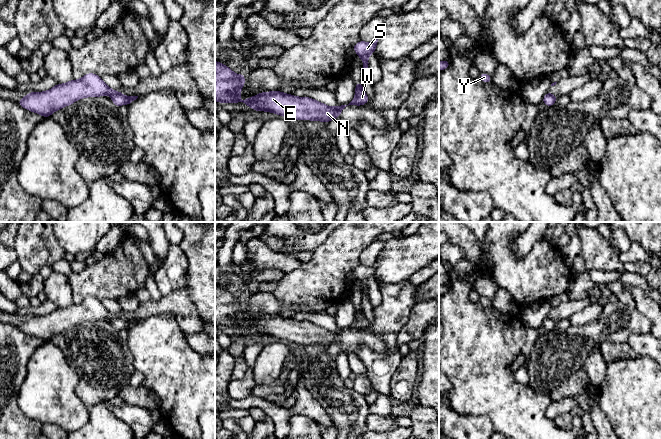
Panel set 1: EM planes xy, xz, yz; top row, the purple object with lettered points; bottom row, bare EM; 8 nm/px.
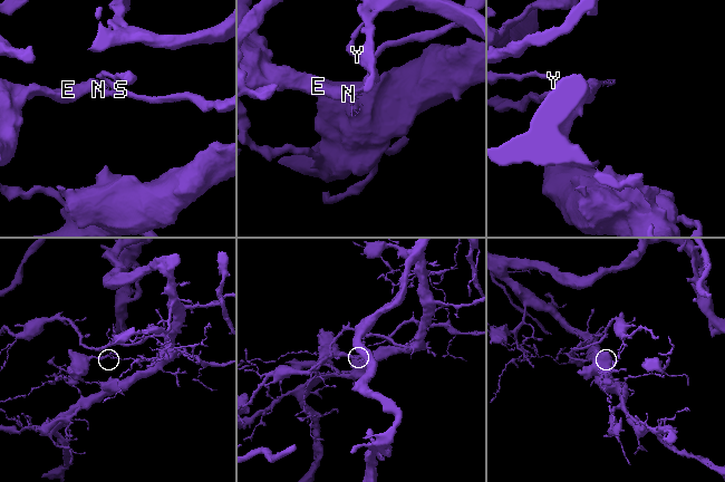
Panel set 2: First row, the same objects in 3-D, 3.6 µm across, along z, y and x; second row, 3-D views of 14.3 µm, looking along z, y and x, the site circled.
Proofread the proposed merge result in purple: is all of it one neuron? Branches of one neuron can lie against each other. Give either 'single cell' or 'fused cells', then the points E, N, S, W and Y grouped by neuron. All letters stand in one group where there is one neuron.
fused cells | E N / S W Y

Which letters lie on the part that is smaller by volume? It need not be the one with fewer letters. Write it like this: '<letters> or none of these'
S, W, Y

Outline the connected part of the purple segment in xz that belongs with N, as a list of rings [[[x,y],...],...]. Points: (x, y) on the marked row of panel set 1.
[[[215,61],[215,101],[217,103],[243,103],[255,111],[267,111],[288,119],[329,122],[337,119],[345,108],[330,107],[309,97],[295,97],[281,91],[261,92],[239,100],[246,80],[245,74],[237,75],[224,64]]]

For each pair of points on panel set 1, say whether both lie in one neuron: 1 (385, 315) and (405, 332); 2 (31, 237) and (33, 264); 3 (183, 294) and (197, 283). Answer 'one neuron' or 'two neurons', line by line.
1: two neurons
2: one neuron
3: two neurons

